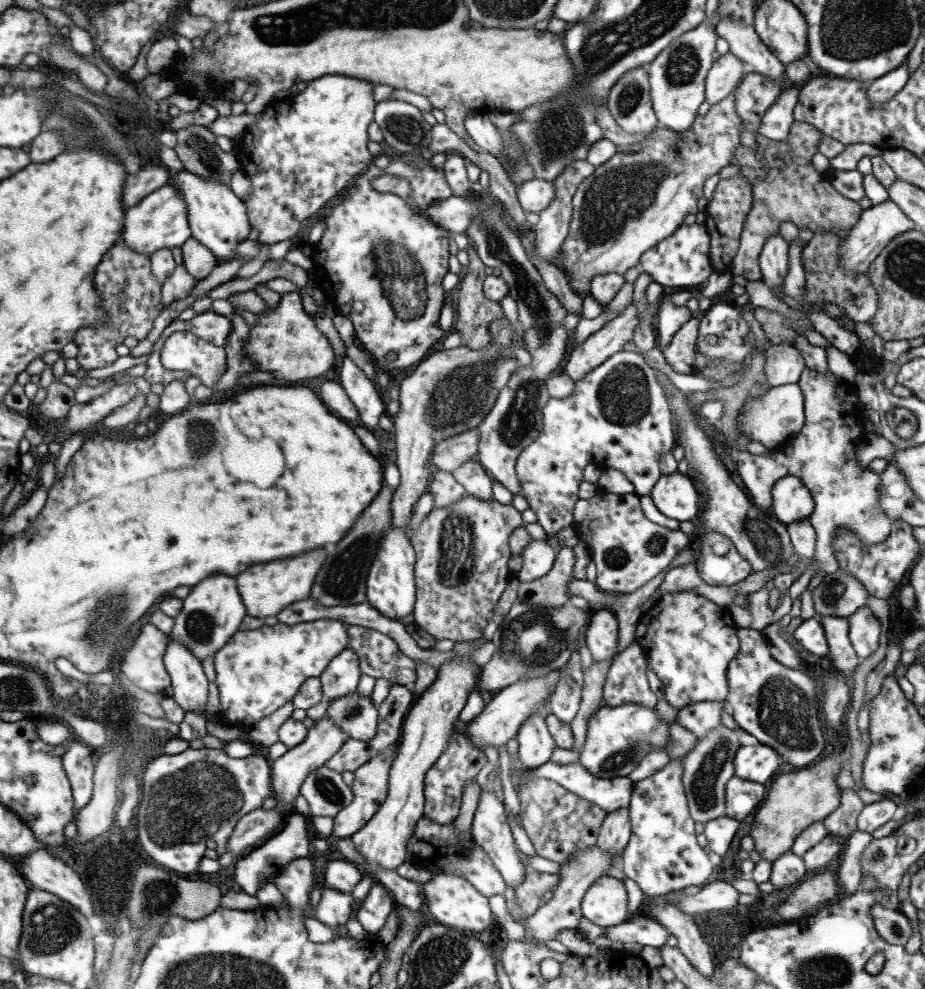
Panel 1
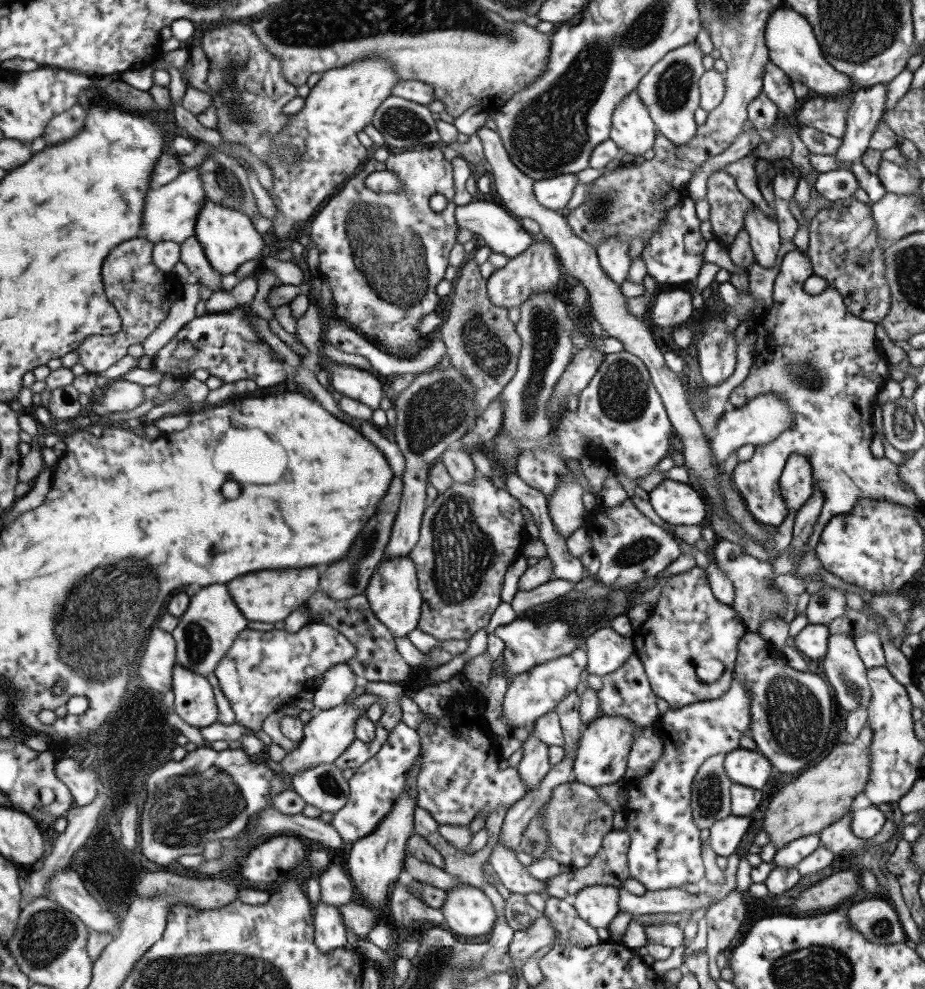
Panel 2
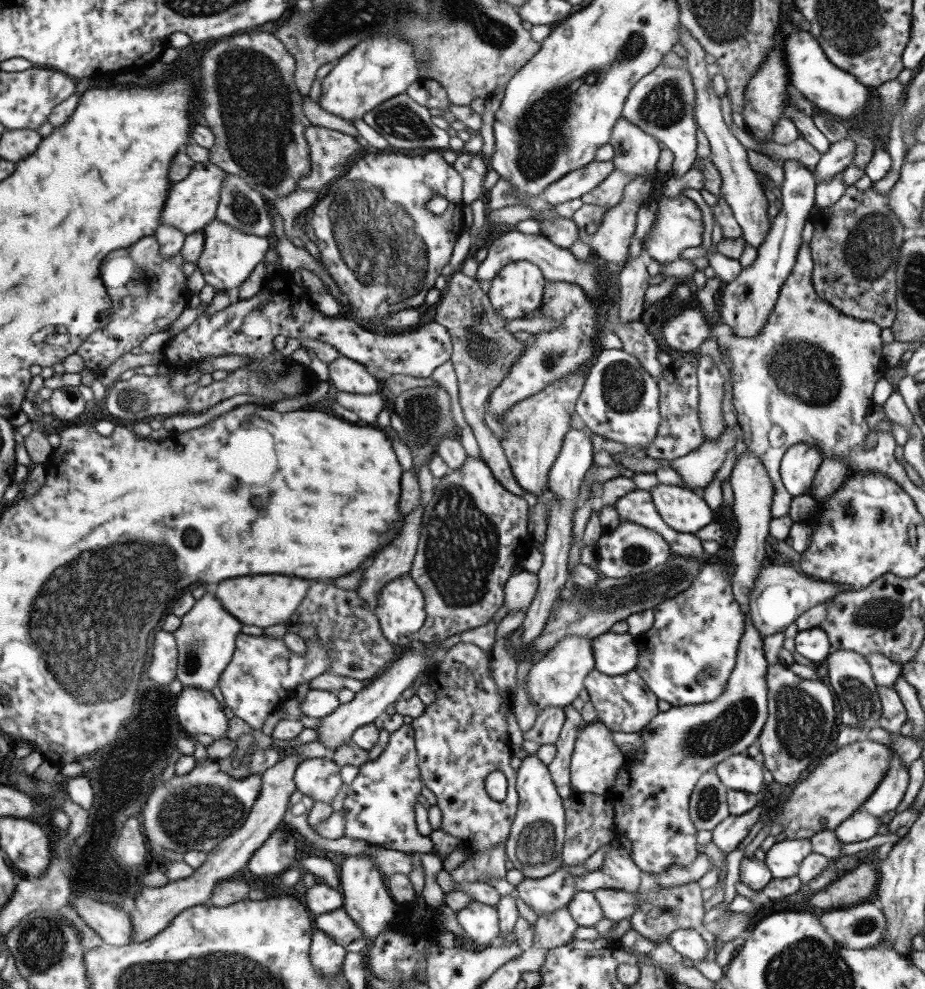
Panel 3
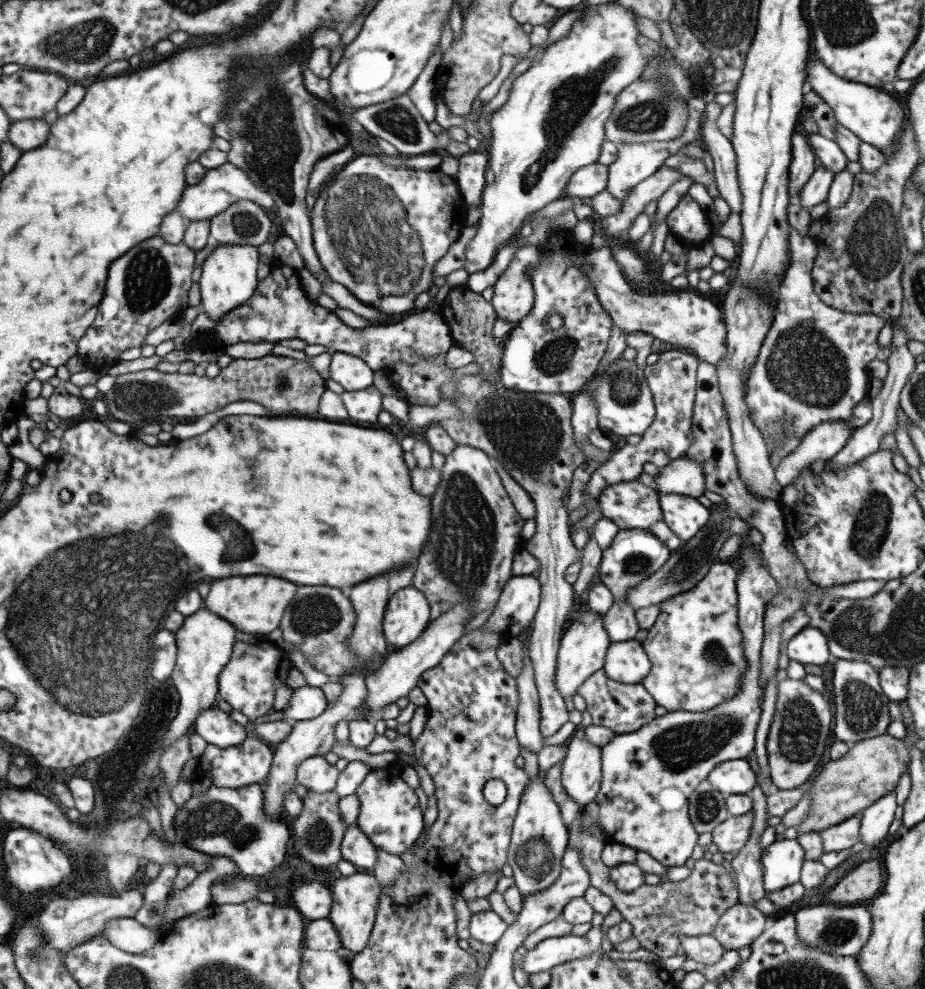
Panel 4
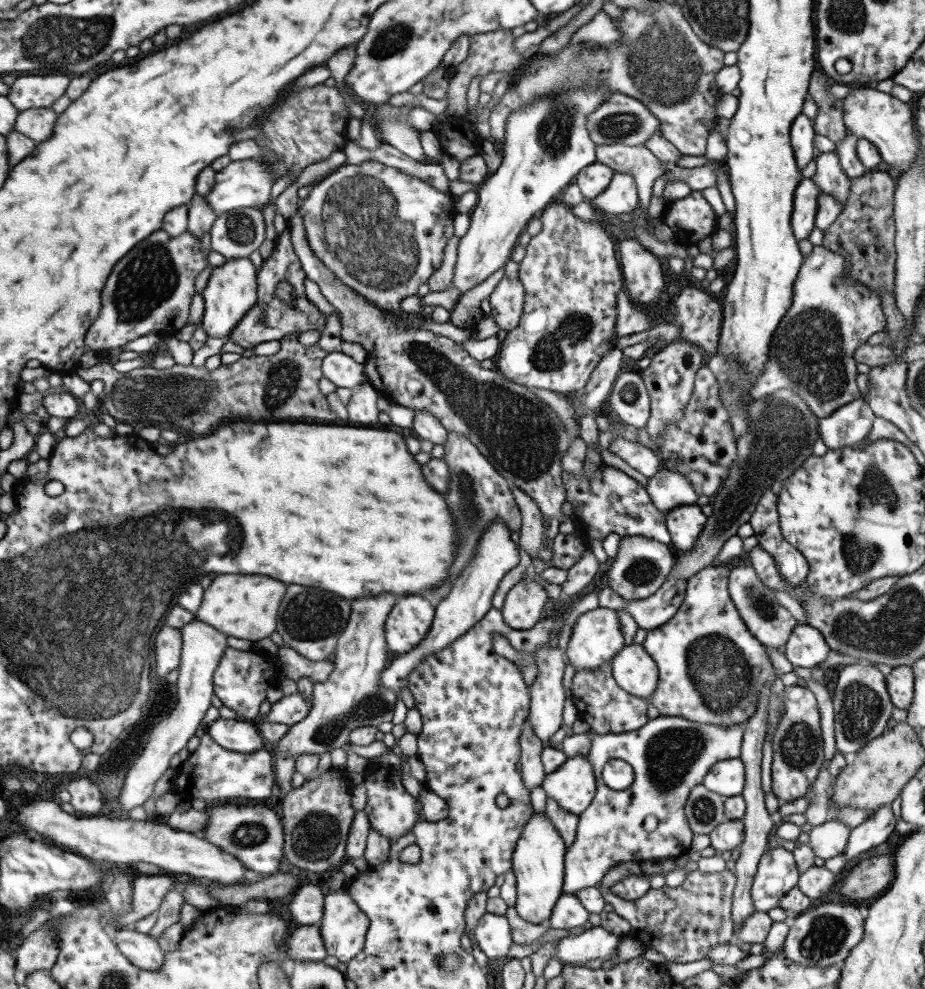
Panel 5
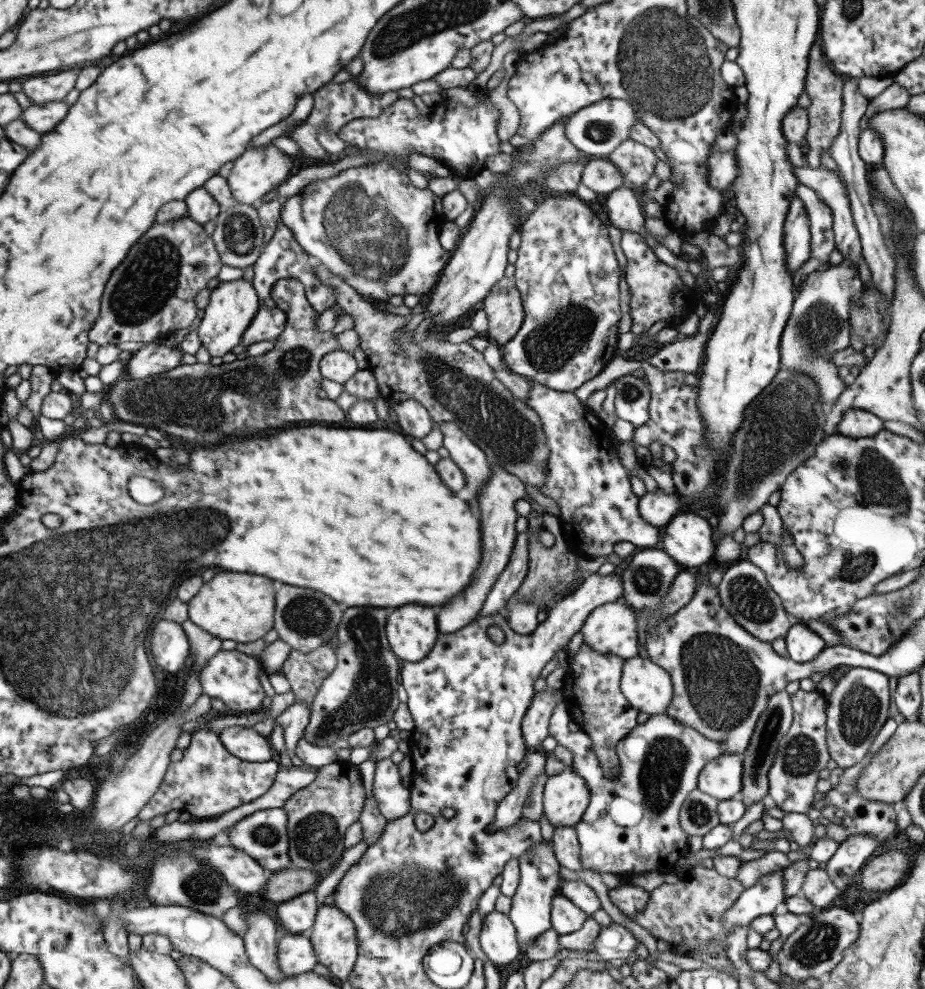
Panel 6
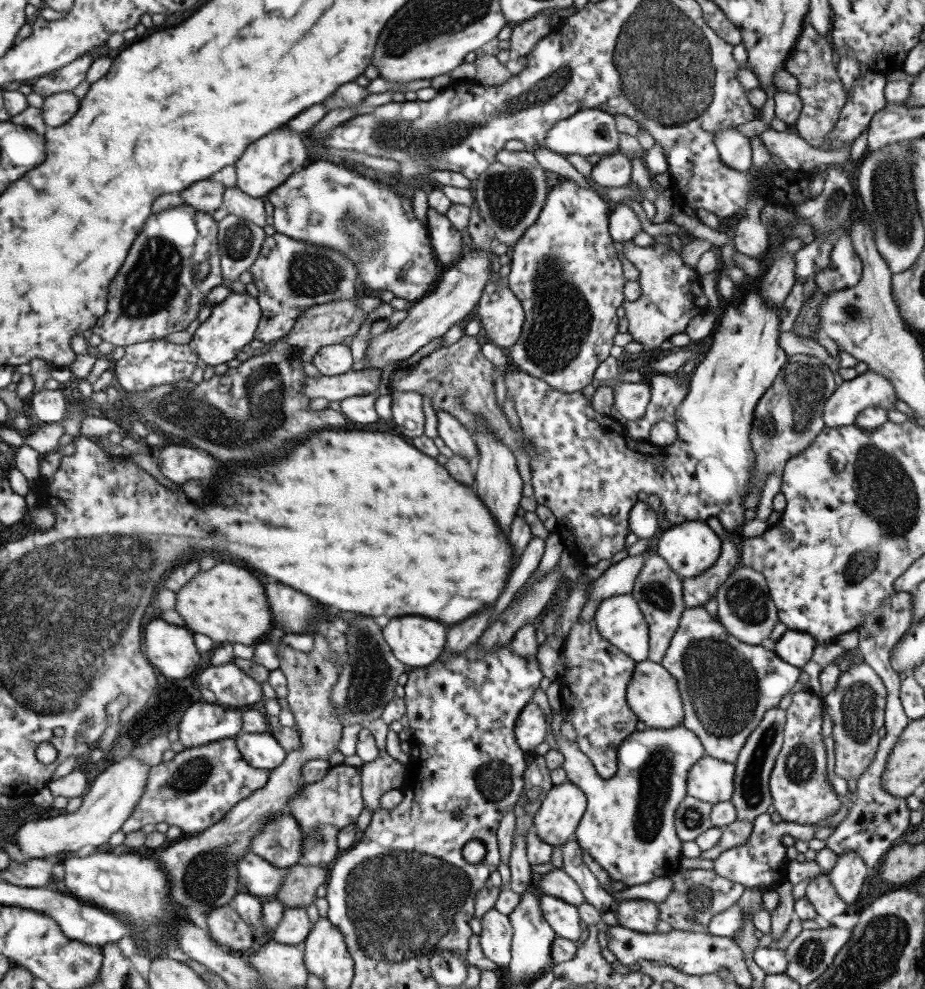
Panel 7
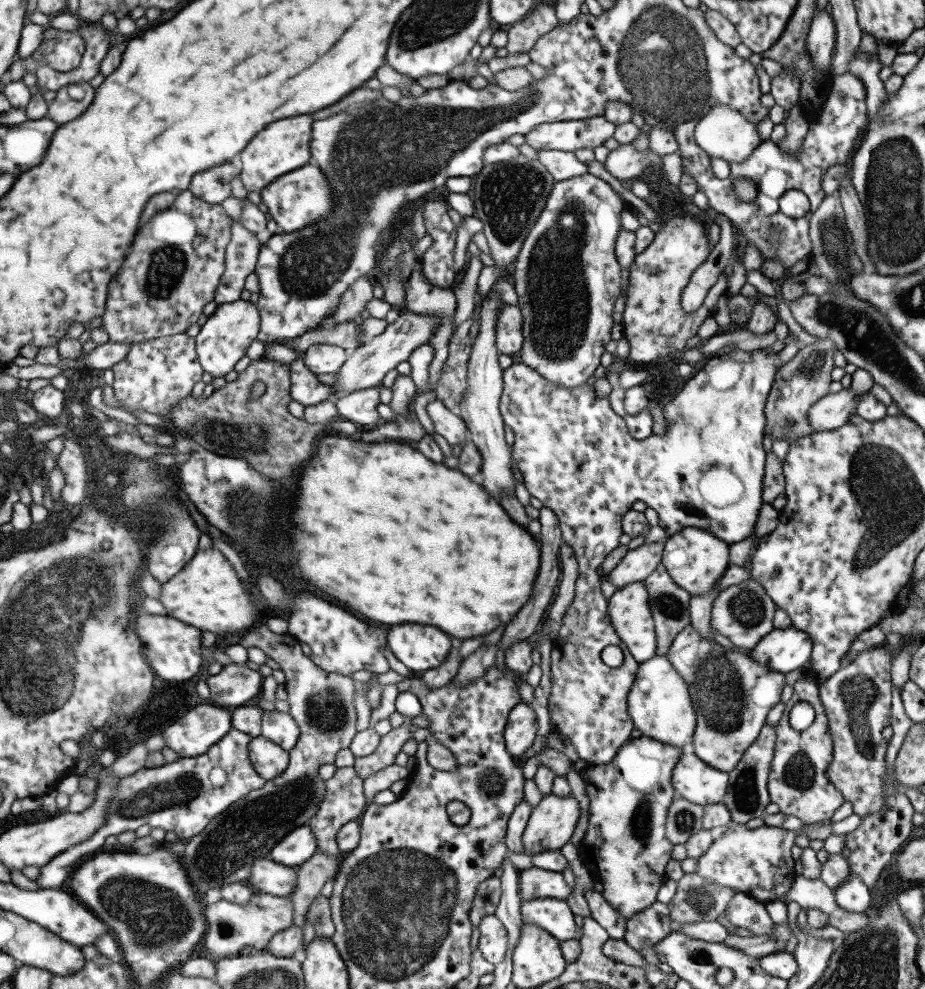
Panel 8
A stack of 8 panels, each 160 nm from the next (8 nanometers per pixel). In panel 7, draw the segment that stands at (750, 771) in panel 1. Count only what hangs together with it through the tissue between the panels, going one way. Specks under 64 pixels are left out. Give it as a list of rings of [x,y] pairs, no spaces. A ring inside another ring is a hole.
[[[706,754],[701,757],[687,773],[686,794],[712,805],[716,802],[729,801],[733,792],[734,763],[712,759]]]

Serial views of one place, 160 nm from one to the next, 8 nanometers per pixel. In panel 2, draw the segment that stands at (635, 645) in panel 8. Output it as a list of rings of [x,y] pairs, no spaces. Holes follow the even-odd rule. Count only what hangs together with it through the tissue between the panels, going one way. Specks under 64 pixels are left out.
[[[582,646],[513,676],[501,701],[502,716],[513,729],[523,727],[530,731],[540,716],[553,711],[567,693],[575,691],[580,673],[585,668],[586,652]]]

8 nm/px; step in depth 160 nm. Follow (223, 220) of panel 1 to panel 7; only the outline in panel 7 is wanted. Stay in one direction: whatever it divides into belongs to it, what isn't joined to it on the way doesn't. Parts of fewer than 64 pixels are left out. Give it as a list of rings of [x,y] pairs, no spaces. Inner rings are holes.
[[[231,291],[229,296],[226,296],[219,304],[210,307],[209,316],[199,323],[194,332],[191,345],[204,364],[212,367],[216,364],[226,364],[228,360],[235,358],[235,354],[243,346],[249,345],[253,340],[259,319],[261,319],[261,309],[256,298],[247,293],[240,294]]]

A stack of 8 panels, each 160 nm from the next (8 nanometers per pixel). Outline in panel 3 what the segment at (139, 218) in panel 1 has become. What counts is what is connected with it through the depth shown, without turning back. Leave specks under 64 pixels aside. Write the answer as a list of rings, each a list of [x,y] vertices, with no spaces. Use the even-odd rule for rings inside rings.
[[[209,161],[194,163],[191,170],[181,180],[171,184],[166,207],[161,214],[161,223],[178,228],[184,235],[199,231],[217,217],[219,190],[225,172]]]

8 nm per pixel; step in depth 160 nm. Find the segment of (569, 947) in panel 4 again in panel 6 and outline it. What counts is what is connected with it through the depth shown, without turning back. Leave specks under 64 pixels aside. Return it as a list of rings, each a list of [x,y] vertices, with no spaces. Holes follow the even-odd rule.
[[[610,922],[607,926],[600,927],[591,952],[598,954],[604,962],[613,958],[625,960],[627,956],[635,955],[634,948],[637,943],[629,930]]]

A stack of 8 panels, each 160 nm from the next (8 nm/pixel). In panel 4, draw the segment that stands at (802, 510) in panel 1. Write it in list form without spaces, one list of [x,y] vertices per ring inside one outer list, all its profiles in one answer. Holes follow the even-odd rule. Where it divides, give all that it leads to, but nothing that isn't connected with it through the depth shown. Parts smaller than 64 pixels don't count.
[[[865,398],[858,402],[852,410],[851,416],[839,422],[820,422],[817,426],[813,427],[809,432],[806,432],[798,442],[798,445],[788,452],[780,460],[779,464],[774,468],[774,477],[779,486],[789,486],[799,476],[799,473],[808,468],[813,460],[827,461],[845,444],[849,435],[859,427],[862,427],[872,417],[872,410],[870,400]]]

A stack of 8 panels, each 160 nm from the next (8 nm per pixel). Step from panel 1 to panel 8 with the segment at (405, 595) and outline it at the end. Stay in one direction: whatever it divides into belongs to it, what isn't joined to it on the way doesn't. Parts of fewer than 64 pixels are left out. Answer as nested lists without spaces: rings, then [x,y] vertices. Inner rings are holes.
[[[425,624],[389,626],[386,646],[412,674],[438,667],[450,650],[449,636]]]

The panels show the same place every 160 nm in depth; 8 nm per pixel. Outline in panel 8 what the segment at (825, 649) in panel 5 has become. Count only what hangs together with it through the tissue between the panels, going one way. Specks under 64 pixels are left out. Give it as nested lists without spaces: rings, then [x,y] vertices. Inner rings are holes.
[[[794,626],[774,628],[749,650],[754,661],[767,665],[773,672],[785,675],[806,668],[810,662],[812,640]]]

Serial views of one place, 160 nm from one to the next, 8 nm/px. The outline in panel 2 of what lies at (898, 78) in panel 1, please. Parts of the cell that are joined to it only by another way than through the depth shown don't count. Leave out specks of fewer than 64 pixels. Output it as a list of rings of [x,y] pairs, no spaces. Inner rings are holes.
[[[875,84],[861,87],[855,92],[845,118],[845,133],[841,145],[833,156],[838,160],[840,168],[847,168],[851,162],[868,148],[871,134],[877,127],[885,107],[886,84]]]

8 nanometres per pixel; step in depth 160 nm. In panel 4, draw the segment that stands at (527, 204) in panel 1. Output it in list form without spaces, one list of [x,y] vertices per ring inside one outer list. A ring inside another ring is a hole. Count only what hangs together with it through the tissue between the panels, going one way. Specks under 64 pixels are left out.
[[[595,161],[582,166],[571,173],[567,181],[564,197],[575,197],[576,200],[591,198],[606,188],[608,168]]]

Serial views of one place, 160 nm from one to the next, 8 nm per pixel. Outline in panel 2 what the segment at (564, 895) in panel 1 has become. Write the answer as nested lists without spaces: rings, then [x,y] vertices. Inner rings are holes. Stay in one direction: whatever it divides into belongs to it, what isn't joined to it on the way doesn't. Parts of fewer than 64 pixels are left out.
[[[540,913],[527,928],[514,931],[506,953],[511,960],[528,957],[538,948],[551,946],[555,933],[546,916]]]

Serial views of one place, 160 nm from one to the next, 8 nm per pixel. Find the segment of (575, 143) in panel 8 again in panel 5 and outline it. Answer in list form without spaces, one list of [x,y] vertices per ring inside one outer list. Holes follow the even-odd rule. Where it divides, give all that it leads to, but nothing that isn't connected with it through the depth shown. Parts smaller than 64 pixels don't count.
[[[622,93],[609,94],[595,111],[587,115],[585,128],[589,140],[595,146],[603,146],[603,144],[642,146],[645,141],[651,139],[651,135],[659,135],[659,122],[655,120],[655,116],[651,116],[651,112],[639,103],[639,100]]]

